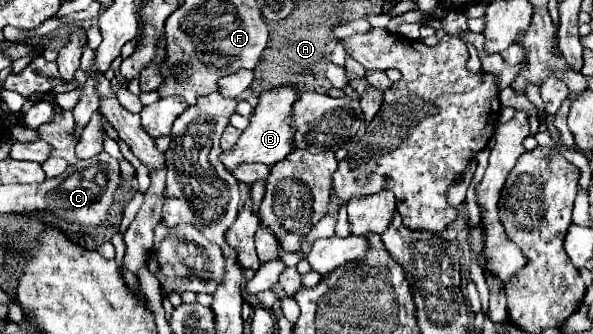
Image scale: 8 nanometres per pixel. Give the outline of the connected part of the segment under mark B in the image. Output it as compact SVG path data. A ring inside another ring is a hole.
M283 86L283 88L275 88L275 90L261 94L259 106L255 108L255 114L249 118L249 128L243 130L243 134L239 136L233 150L221 154L221 162L225 164L225 168L229 168L233 172L233 168L237 168L241 164L253 164L253 162L273 166L273 164L281 162L287 154L291 154L293 128L289 124L289 116L291 116L291 106L295 100L297 100L297 88L293 88L293 86Z

